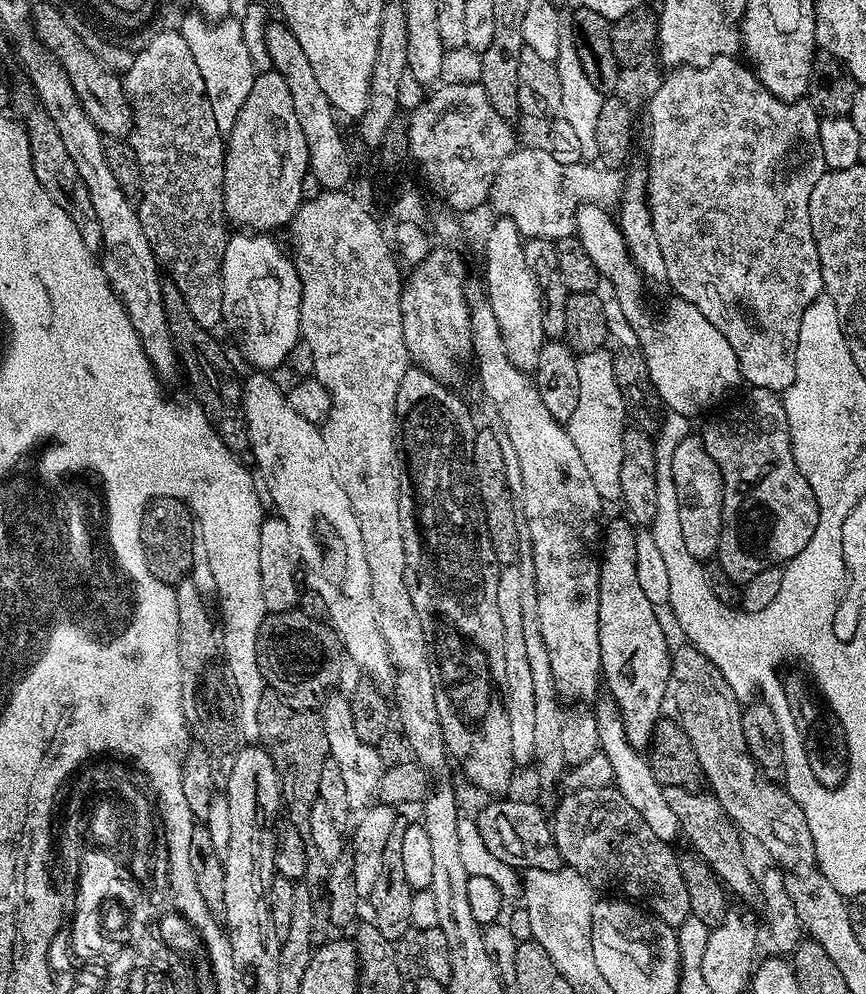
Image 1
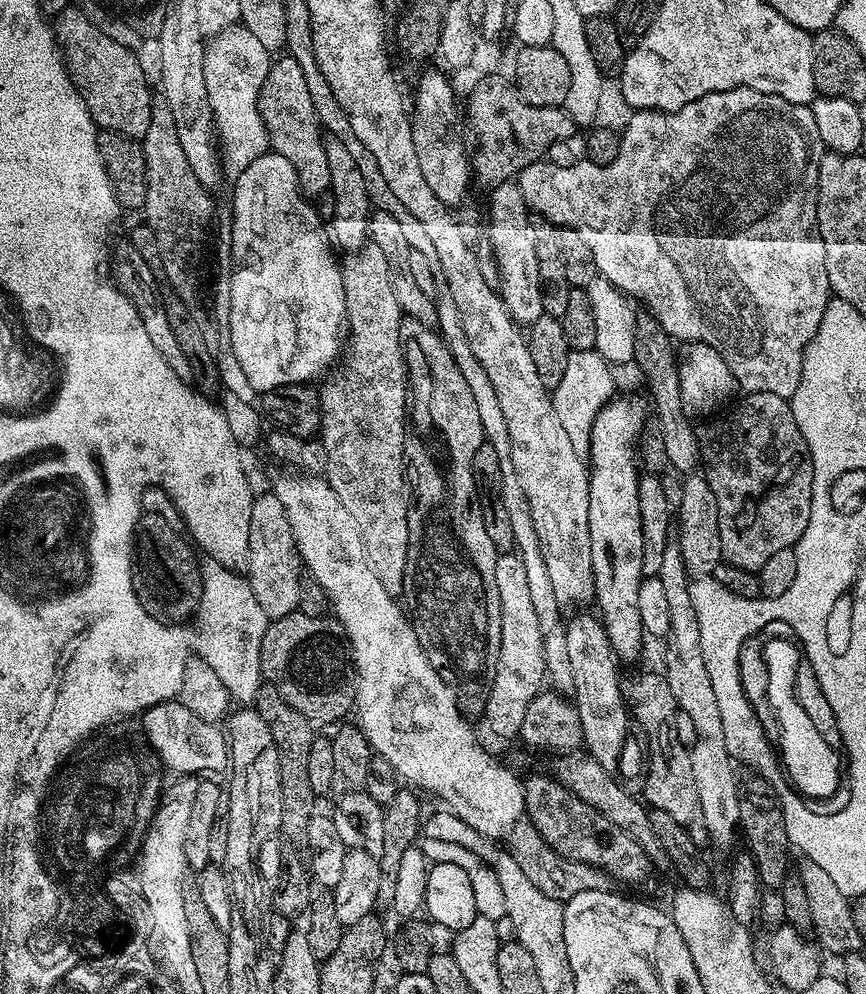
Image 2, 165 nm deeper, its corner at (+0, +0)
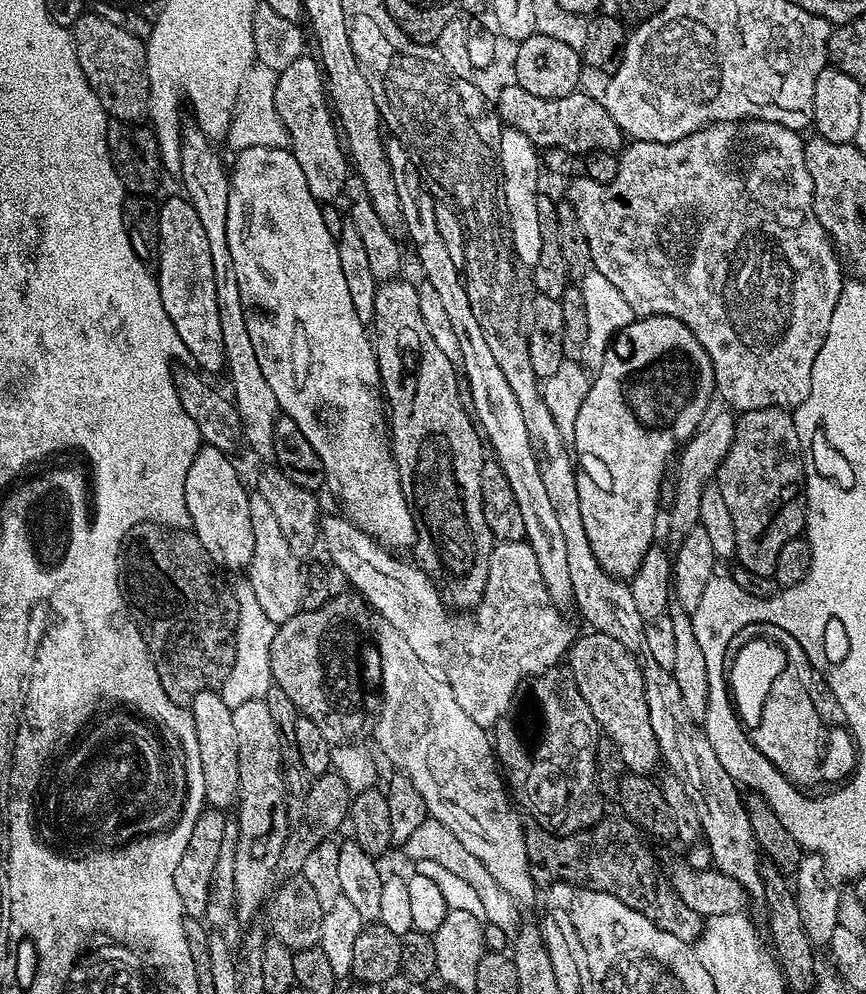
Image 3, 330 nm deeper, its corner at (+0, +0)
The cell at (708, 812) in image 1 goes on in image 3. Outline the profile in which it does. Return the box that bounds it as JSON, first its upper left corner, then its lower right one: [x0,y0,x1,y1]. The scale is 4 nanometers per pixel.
[566,630,662,776]

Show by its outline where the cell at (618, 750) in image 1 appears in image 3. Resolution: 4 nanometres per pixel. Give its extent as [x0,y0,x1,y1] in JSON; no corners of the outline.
[384,139,572,606]

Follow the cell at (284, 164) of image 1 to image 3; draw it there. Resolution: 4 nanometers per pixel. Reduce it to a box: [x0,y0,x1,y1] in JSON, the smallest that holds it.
[274,55,350,202]

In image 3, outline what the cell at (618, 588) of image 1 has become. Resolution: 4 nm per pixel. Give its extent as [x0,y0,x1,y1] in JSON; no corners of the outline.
[570,316,716,582]

